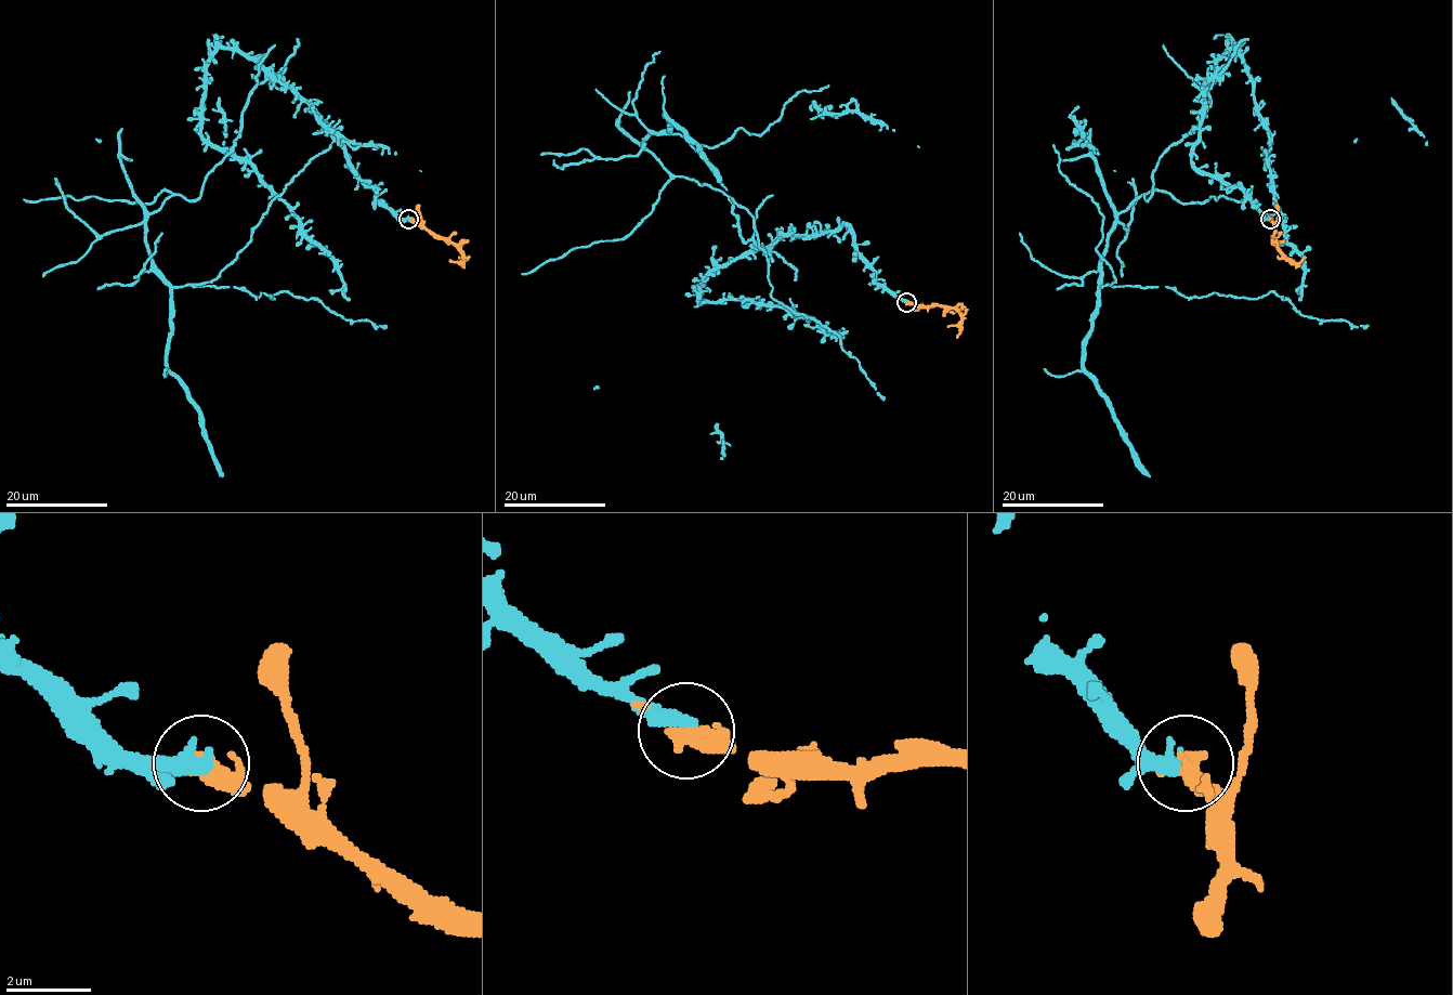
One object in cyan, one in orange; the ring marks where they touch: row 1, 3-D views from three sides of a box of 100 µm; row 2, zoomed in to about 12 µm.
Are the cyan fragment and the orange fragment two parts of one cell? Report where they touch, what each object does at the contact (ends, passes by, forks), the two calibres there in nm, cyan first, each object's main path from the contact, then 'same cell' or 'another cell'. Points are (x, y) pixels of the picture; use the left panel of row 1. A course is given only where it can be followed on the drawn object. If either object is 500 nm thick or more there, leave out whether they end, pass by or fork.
place (408, 219); cyan ends; orange forks; calibres 400 and 320 nm; course cyan (408, 219), (273, 78), (201, 194), (148, 215), (169, 284), (287, 291), (385, 326); course orange (408, 219), (446, 237), (463, 256), (462, 263), (459, 257); same cell

